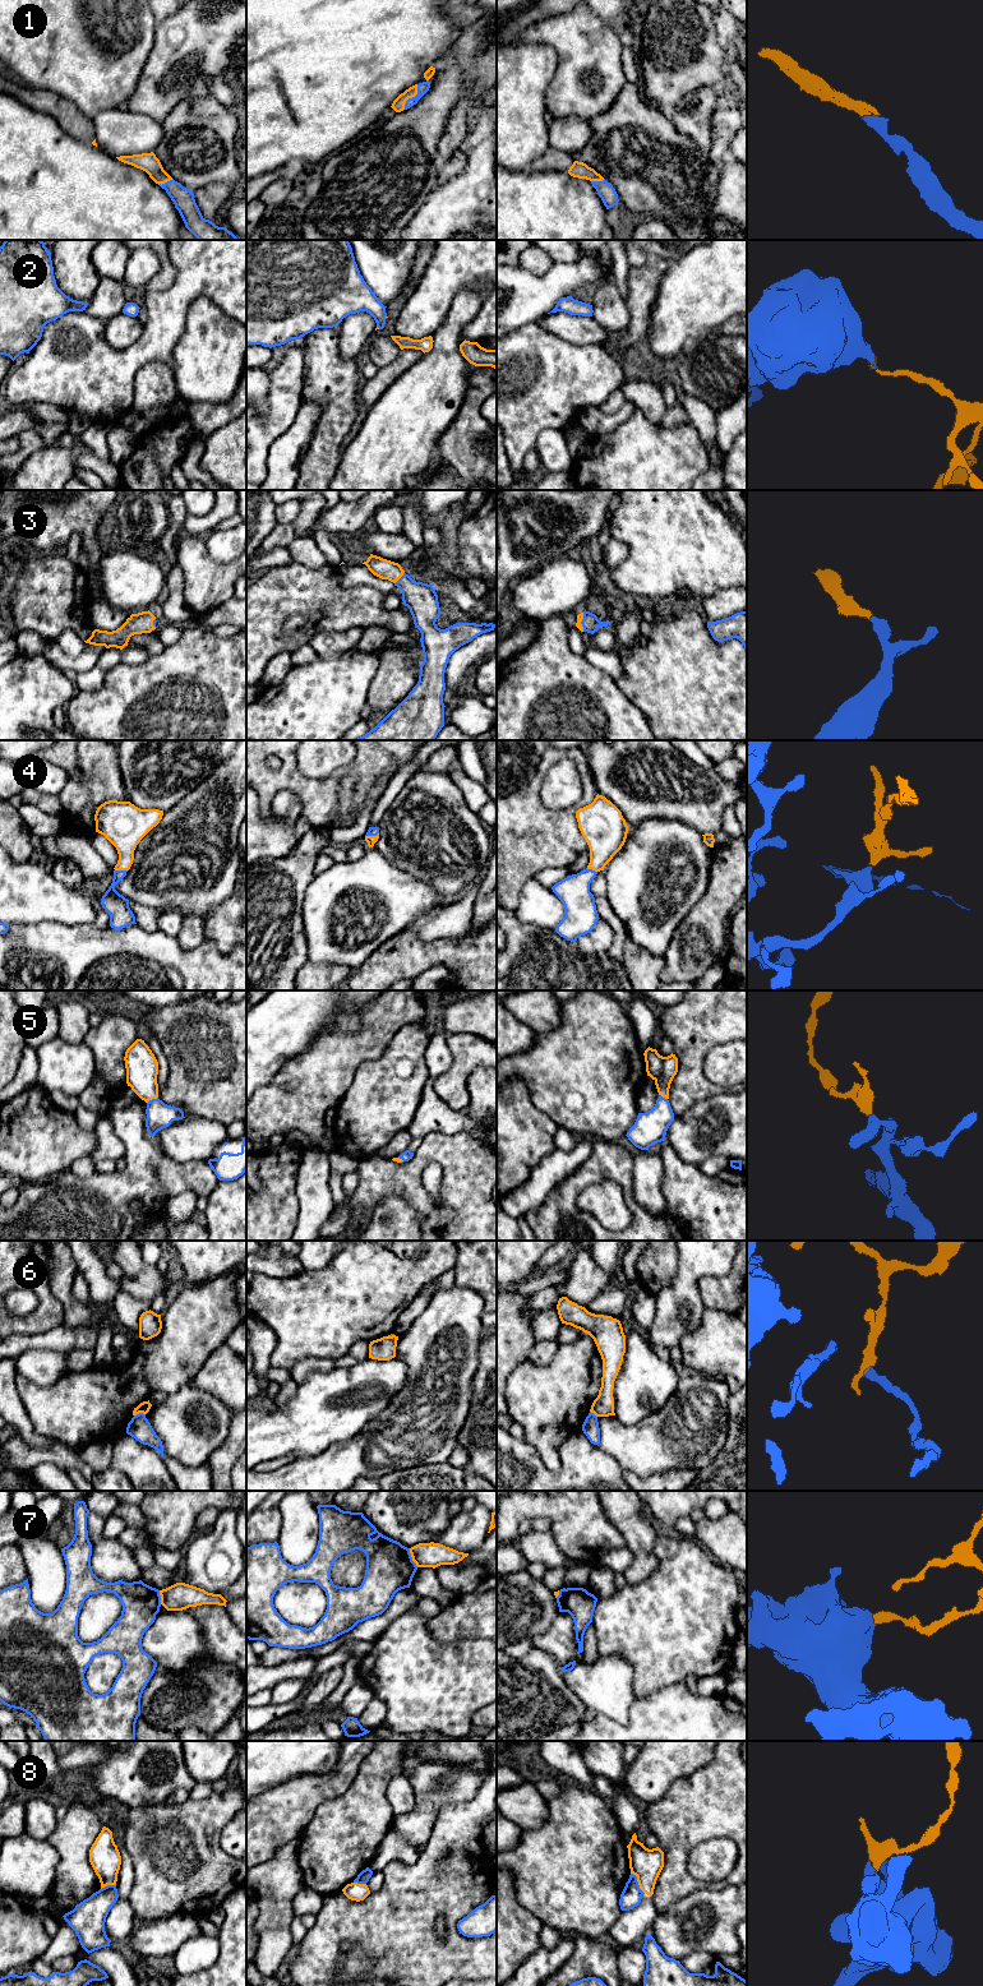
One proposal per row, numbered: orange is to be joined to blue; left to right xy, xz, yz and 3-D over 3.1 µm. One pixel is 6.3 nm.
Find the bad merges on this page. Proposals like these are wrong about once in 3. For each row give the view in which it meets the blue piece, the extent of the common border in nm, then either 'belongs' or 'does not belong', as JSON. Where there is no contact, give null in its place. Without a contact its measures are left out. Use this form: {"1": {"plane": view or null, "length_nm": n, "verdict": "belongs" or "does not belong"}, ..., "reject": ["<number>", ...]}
{"1": {"plane": "xz", "length_nm": 180, "verdict": "belongs"}, "2": {"plane": "xz", "length_nm": 30, "verdict": "belongs"}, "3": {"plane": "yz", "length_nm": 120, "verdict": "belongs"}, "4": {"plane": "xz", "length_nm": 90, "verdict": "belongs"}, "5": {"plane": "xy", "length_nm": 80, "verdict": "belongs"}, "6": {"plane": "xy", "length_nm": 70, "verdict": "does not belong"}, "7": {"plane": "xz", "length_nm": 130, "verdict": "does not belong"}, "8": {"plane": "yz", "length_nm": 160, "verdict": "does not belong"}, "reject": ["6", "7", "8"]}

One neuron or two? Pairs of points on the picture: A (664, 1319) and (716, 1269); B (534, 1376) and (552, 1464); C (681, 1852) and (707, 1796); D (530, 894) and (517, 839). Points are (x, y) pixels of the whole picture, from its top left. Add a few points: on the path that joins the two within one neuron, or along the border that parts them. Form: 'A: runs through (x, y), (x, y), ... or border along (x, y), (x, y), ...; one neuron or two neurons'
A: runs through (677, 1302), (682, 1296), (684, 1285), (700, 1270); one neuron
B: runs through (540, 1398), (549, 1407), (550, 1442); one neuron
C: runs through (681, 1838), (681, 1823), (693, 1810); one neuron
D: border along (532, 876), (522, 886), (516, 908); two neurons

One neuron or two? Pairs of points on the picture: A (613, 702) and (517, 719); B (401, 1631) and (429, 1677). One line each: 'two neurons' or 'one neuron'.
A: one neuron
B: one neuron

